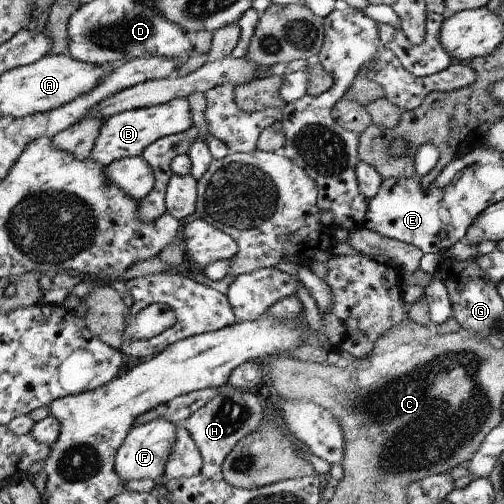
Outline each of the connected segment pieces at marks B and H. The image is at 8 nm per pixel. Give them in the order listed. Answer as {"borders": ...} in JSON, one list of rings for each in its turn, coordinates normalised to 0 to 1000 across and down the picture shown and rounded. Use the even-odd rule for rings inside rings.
{"borders":[[[[353,192],[304,212],[256,218],[204,238],[177,313],[210,333],[232,317],[280,310],[288,294],[313,276],[369,262],[381,250],[369,192]]],[[[456,760],[431,768],[431,784],[383,817],[365,843],[377,865],[385,871],[401,903],[401,929],[397,940],[415,950],[437,950],[440,925],[454,897],[492,863],[502,863],[524,833],[524,810],[500,778],[480,778]]]]}

